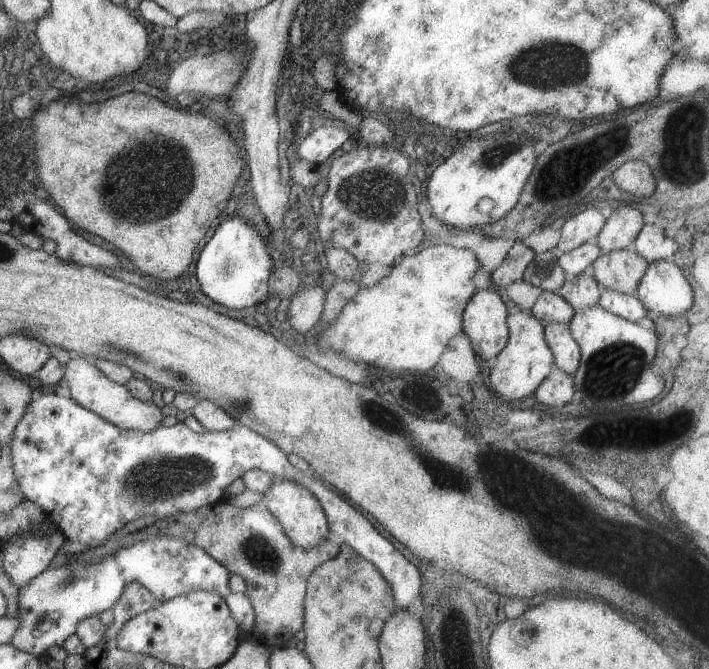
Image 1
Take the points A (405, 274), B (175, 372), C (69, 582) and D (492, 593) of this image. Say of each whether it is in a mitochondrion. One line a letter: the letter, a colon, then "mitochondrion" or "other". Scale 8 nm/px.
A: mitochondrion
B: mitochondrion
C: mitochondrion
D: other

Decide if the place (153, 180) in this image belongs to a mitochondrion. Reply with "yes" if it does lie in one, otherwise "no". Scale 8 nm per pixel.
yes

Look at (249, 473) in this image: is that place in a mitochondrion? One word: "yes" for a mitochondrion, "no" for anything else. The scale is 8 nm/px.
no

